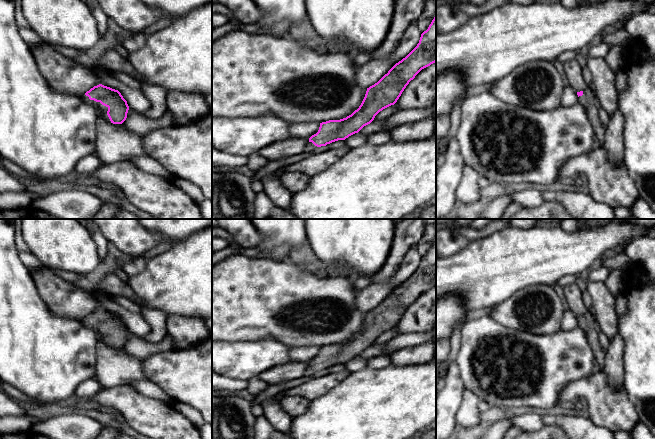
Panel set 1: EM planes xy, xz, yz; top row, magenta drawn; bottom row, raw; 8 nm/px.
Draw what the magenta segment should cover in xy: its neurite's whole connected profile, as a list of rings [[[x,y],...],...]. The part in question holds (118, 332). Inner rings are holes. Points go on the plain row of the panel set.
[[[99,308],[83,318],[81,323],[95,332],[98,343],[122,348],[127,342],[129,330],[118,314]]]

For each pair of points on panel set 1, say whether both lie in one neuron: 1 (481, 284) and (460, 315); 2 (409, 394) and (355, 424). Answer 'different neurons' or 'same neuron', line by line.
1: different neurons
2: same neuron

